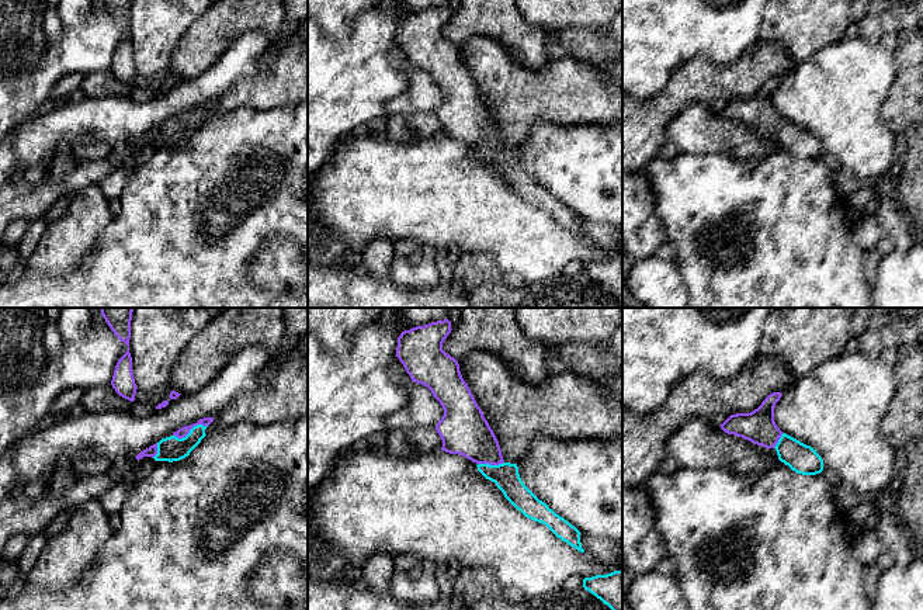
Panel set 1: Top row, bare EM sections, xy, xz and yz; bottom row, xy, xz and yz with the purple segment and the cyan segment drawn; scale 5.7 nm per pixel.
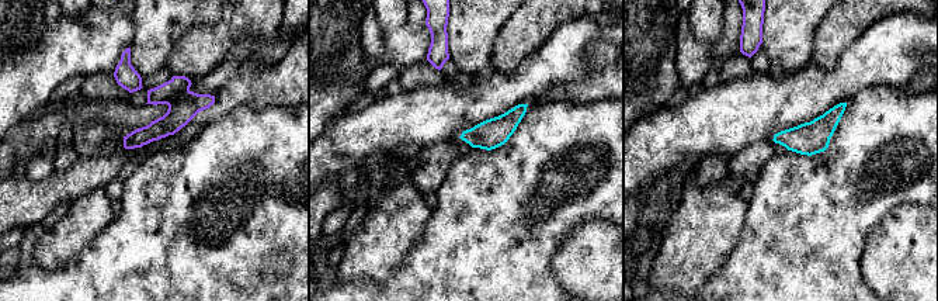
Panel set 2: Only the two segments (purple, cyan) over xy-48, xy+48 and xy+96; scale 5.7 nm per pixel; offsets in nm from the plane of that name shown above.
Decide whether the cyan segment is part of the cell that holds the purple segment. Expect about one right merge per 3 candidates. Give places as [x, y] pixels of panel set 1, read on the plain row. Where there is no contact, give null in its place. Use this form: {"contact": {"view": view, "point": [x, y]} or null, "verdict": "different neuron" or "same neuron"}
{"contact": {"view": "xy", "point": [190, 114]}, "verdict": "same neuron"}

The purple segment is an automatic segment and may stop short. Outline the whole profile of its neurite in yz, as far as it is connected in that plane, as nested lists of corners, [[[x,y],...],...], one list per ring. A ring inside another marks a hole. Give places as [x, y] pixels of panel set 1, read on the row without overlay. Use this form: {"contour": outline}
{"contour": [[[773,77],[753,97],[731,100],[719,111],[728,119],[735,119],[766,134],[774,134],[778,145],[797,159],[820,159],[823,145],[816,135],[777,112],[774,93],[781,80],[781,77]]]}

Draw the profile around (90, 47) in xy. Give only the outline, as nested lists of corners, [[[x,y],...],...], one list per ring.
[[[91,11],[81,24],[63,27],[56,41],[46,41],[41,62],[34,69],[10,74],[0,72],[0,142],[15,125],[34,117],[35,110],[51,97],[51,90],[62,77],[111,69],[115,51],[126,35],[128,31],[110,13]]]

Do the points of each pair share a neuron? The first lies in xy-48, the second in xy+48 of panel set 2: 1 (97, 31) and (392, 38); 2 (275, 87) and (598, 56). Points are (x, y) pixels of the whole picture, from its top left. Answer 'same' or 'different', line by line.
1: same
2: same

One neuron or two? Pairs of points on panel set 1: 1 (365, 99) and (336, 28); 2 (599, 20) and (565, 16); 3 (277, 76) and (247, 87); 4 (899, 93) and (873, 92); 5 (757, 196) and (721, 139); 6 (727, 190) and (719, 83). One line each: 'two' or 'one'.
1: two
2: one
3: one
4: two
5: two
6: two

